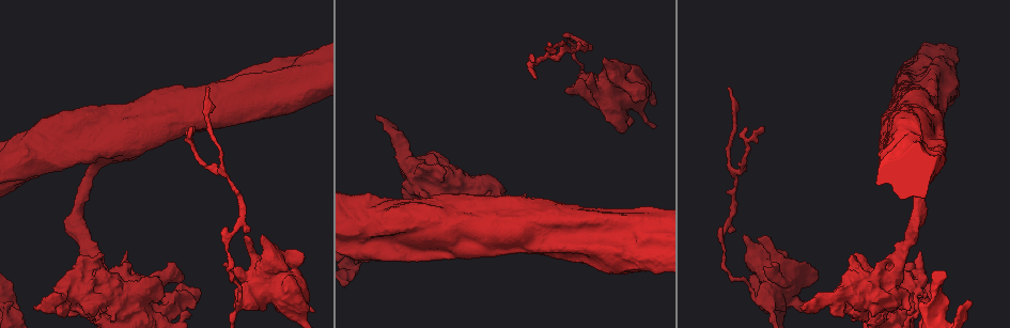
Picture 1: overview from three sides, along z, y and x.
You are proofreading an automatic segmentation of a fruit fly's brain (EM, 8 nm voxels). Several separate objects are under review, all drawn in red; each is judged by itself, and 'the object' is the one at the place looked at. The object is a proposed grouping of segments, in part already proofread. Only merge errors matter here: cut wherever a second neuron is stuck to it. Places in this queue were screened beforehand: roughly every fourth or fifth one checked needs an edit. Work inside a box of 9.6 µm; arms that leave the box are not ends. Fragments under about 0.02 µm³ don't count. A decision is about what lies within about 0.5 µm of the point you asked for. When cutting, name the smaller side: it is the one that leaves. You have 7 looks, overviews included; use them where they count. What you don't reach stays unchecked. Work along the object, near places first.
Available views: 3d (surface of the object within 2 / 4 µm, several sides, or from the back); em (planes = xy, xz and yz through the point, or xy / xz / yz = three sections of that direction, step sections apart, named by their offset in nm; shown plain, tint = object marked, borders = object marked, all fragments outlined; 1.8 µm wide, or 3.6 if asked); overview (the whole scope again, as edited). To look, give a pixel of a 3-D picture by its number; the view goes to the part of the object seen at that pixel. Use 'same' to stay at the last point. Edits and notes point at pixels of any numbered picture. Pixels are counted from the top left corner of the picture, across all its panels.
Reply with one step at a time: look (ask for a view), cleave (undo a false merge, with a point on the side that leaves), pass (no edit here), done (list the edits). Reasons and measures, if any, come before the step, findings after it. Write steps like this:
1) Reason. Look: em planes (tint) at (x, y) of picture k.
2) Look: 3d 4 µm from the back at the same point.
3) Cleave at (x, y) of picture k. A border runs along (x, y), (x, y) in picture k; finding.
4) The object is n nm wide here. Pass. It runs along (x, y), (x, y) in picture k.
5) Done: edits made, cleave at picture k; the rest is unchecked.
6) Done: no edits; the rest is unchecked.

Closes a loop. Look: em planes (tint) at (924, 301) of picture 1.

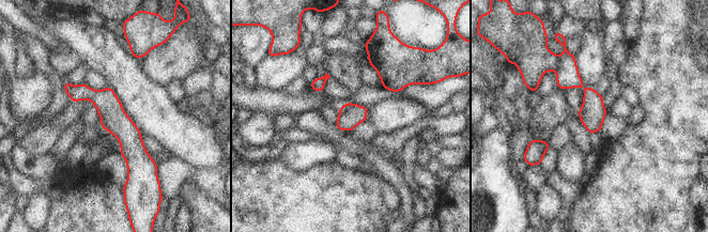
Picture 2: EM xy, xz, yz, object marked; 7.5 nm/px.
Cleave at (567, 75) of picture 2. The part that leaves runs along (66, 86), (91, 94), (127, 133), (134, 174) in picture 2; a second neuron is stuck on.

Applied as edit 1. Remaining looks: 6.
Closes a loop. Look: em 3.6 µm planes (tint) at (444, 225) of picture 1.

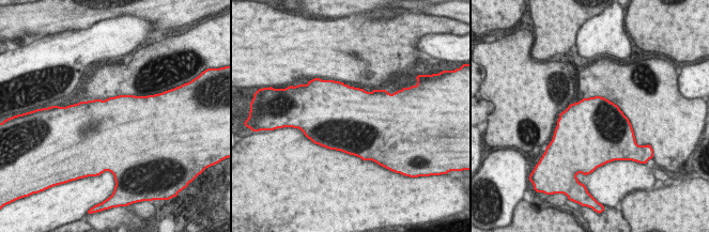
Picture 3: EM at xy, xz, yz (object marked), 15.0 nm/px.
The object is 900 nm wide here. Pass. One neuron here.

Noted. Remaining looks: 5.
Done: edits made, cleave at picture 2; the rest is unchecked.

